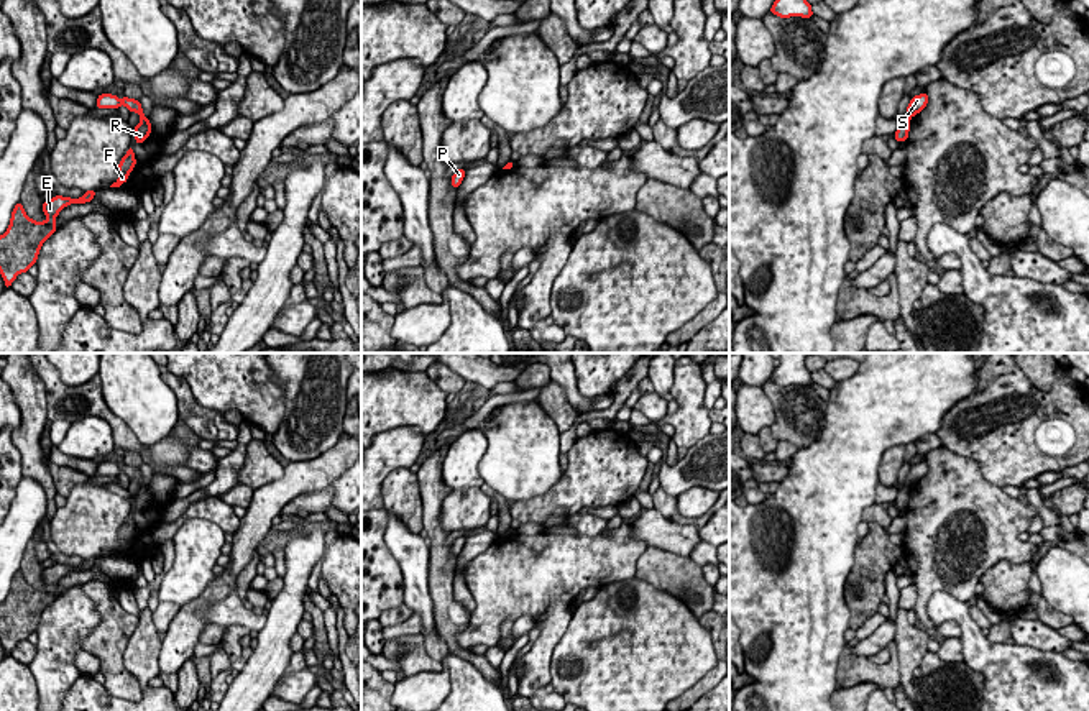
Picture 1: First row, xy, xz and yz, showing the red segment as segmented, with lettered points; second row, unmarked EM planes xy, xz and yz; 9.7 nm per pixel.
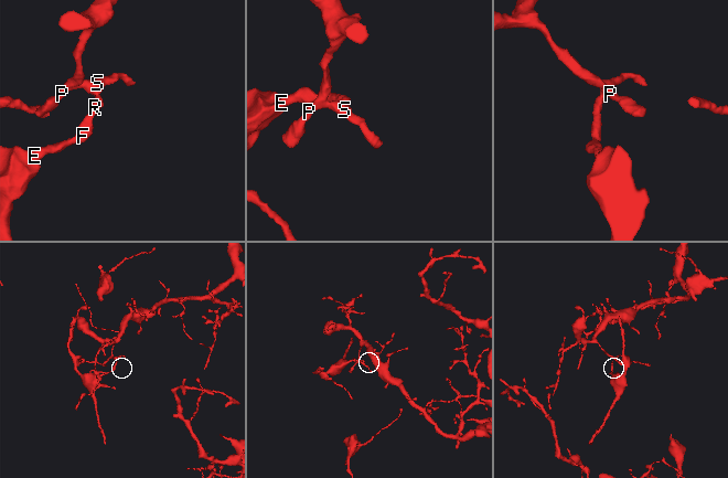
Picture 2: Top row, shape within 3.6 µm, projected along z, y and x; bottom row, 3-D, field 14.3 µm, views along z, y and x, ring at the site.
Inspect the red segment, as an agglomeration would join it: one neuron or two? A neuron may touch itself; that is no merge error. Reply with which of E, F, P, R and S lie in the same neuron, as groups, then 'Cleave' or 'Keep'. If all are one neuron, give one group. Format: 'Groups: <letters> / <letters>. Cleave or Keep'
Groups: E F R / P S. Cleave

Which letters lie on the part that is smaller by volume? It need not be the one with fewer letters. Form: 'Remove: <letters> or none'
Remove: E, F, R

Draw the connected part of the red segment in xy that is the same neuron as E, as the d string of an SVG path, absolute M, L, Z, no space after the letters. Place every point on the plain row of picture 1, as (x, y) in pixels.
M87 558L79 567L56 563L43 570L44 589L30 586L18 570L11 580L10 593L0 603L0 642L5 657L11 654L18 642L26 640L38 627L43 611L56 599L56 585L69 571L85 571L97 558Z

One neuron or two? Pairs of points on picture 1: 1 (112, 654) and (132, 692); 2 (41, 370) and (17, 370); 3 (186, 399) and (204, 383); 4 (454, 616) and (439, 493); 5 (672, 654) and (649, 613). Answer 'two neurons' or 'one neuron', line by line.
1: one neuron
2: two neurons
3: two neurons
4: one neuron
5: one neuron

